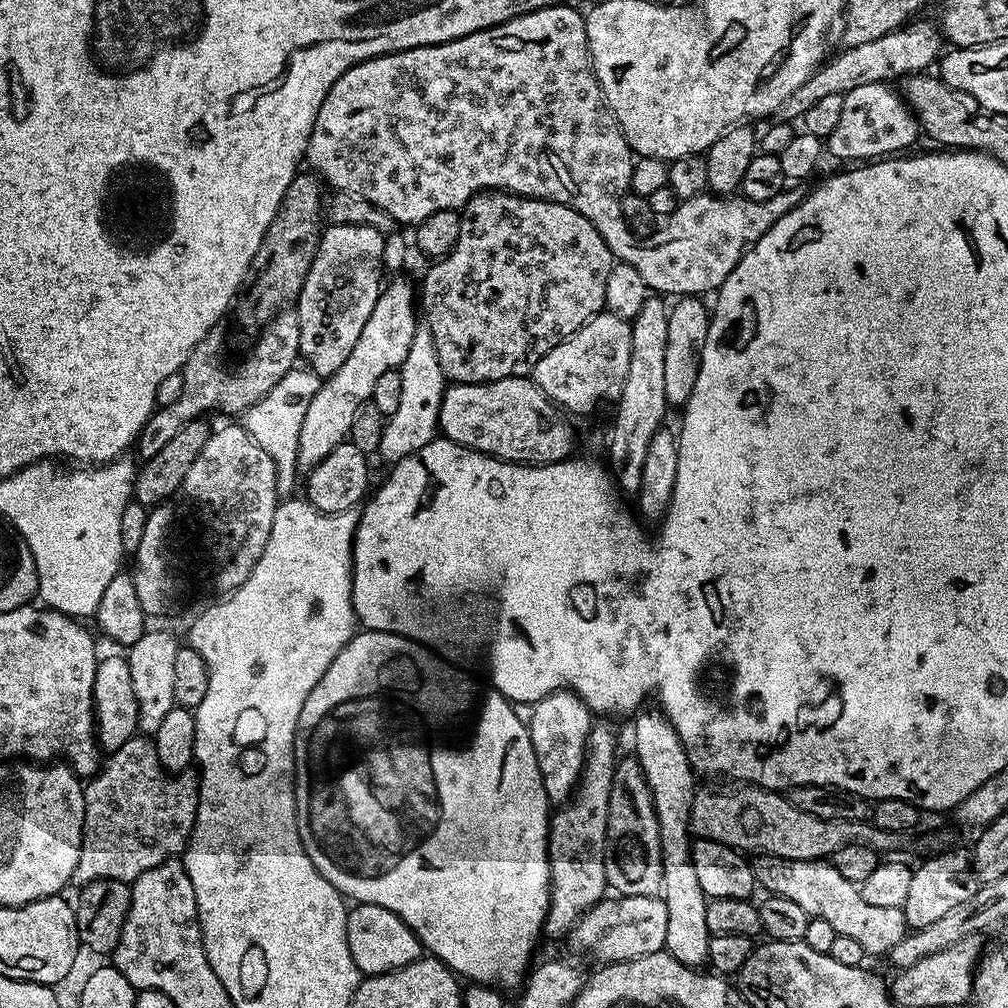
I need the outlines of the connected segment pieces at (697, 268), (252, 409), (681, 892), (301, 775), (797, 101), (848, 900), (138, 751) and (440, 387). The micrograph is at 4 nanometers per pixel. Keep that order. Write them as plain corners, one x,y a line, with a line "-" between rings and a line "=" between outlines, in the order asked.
558,2
552,8
539,8
533,12
527,12
521,16
516,16
513,20
507,20
501,24
496,24
492,28
483,28
469,36
463,36
457,40
451,40
445,44
431,44
430,46
422,46
421,48
411,48
410,50
402,50
401,52
391,52
385,56
375,56
372,60
364,60
361,64
355,64
354,67
348,68
346,74
342,74
342,78
338,78
338,82
334,82
334,86
330,86
330,94
326,94
326,102
322,102
322,110
318,110
318,118
314,118
314,130
310,134
310,142
308,143
308,151
306,153
306,164
315,175
319,176
325,185
333,184
331,187
338,192
349,192
350,194
359,194
361,198
366,198
366,202
370,202
374,206
378,206
382,210
386,210
386,214
390,214
390,218
397,225
409,224
415,226
420,224
426,218
430,218
430,214
438,214
438,210
460,210
471,196
476,196
480,192
489,190
503,190
506,192
516,192
520,196
533,196
539,200
553,200
559,204
570,206
574,210
578,210
582,214
582,218
590,218
590,222
594,222
594,230
598,230
598,234
602,234
602,238
606,242
606,246
610,246
613,257
621,264
629,264
634,266
634,270
638,270
638,274
642,274
642,282
646,282
646,286
656,294
663,294
665,297
679,298
681,296
698,296
703,297
704,292
709,294
715,293
726,282
726,278
730,278
730,274
734,270
734,266
738,266
738,262
744,253
748,251
752,245
758,242
758,238
762,238
762,234
766,234
766,230
770,230
770,226
774,226
774,222
778,222
778,218
782,218
791,208
796,208
800,205
802,192
799,192
799,187
792,186
783,192
774,194
774,198
766,198
766,202
750,202
750,198
739,194
705,194
703,196
695,196
689,200
682,200
677,203
674,214
670,214
657,227
656,231
651,236
643,238
636,235
630,230
628,219
624,216
624,198
629,195
632,187
632,166
634,163
634,153
632,147
626,142
624,131
620,128
620,123
614,118
614,114
608,109
608,103
604,101
604,92
600,88
600,83
596,77
596,71
592,69
592,56
588,52
588,39
586,38
586,26
584,25
585,13
579,12
576,8
567,8
564,2
=
293,370
287,372
254,406
250,406
247,412
243,413
242,426
274,458
276,467
276,494
280,498
288,498
293,495
296,488
296,459
298,458
298,434
302,434
302,418
306,418
306,410
310,402
314,399
314,394
318,394
322,383
321,377
311,370
=
645,707
635,713
632,724
632,744
636,747
634,759
642,766
642,774
646,774
646,782
650,786
650,794
654,798
654,810
658,814
658,830
660,831
660,849
662,850
662,886
660,896
666,906
666,942
664,947
678,962
691,968
700,968
708,964
708,938
709,931
706,926
706,906
709,897
705,896
702,886
694,871
692,861
692,807
698,791
696,779
698,773
693,768
688,752
684,748
682,738
678,738
678,730
668,721
667,716
659,707
=
367,630
357,631
351,642
340,651
338,658
330,662
326,674
322,674
314,690
310,690
296,723
294,783
298,834
318,874
322,874
330,886
337,888
341,896
356,904
377,904
398,914
398,918
402,918
402,922
414,930
421,945
451,968
457,977
465,981
468,979
472,984
487,984
497,990
515,989
525,979
533,963
532,951
542,937
547,919
550,801
542,786
542,774
538,770
538,758
534,758
528,725
520,724
517,715
512,712
512,704
506,702
495,688
479,688
470,677
447,668
452,667
447,663
444,665
439,662
444,663
431,651
404,636
=
910,22
882,38
862,42
853,48
845,47
844,52
821,64
805,84
794,90
794,94
790,94
786,102
782,102
782,106
774,113
775,119
780,122
796,122
804,117
810,106
814,106
814,102
819,102
829,94
843,96
845,92
854,90
854,86
894,82
892,80
896,78
898,80
906,76
915,76
931,69
928,67
940,56
942,33
935,23
916,23
=
757,855
751,861
756,883
765,893
790,898
797,906
806,910
809,918
822,918
834,926
836,935
854,938
869,957
887,957
898,946
910,929
903,908
898,906
870,906
862,898
860,885
842,878
828,860
787,860
777,856
=
144,734
132,736
130,742
118,746
118,750
103,761
96,775
84,784
84,833
72,884
83,886
95,880
131,882
164,860
179,857
192,836
199,801
200,781
195,771
165,772
158,762
155,743
=
419,325
410,344
410,351
398,369
402,378
401,403
395,414
385,423
382,441
379,443
378,456
393,464
408,457
422,446
428,445
438,432
441,399
444,397
446,381
438,365
434,350
433,336
427,325

